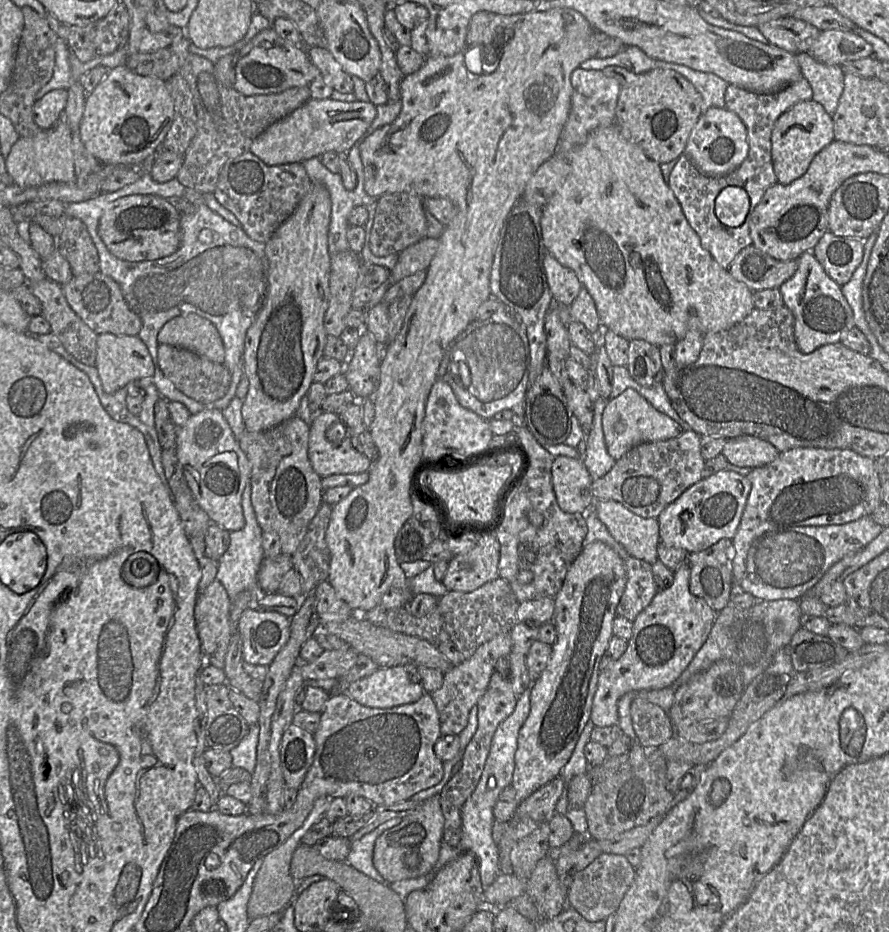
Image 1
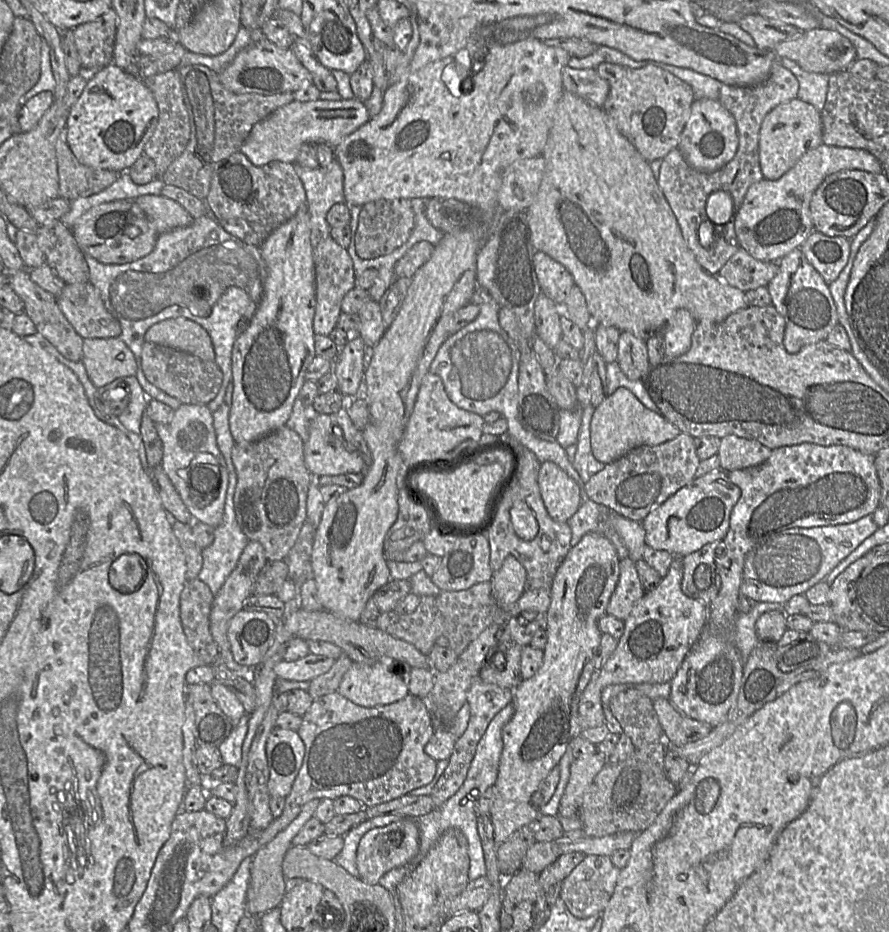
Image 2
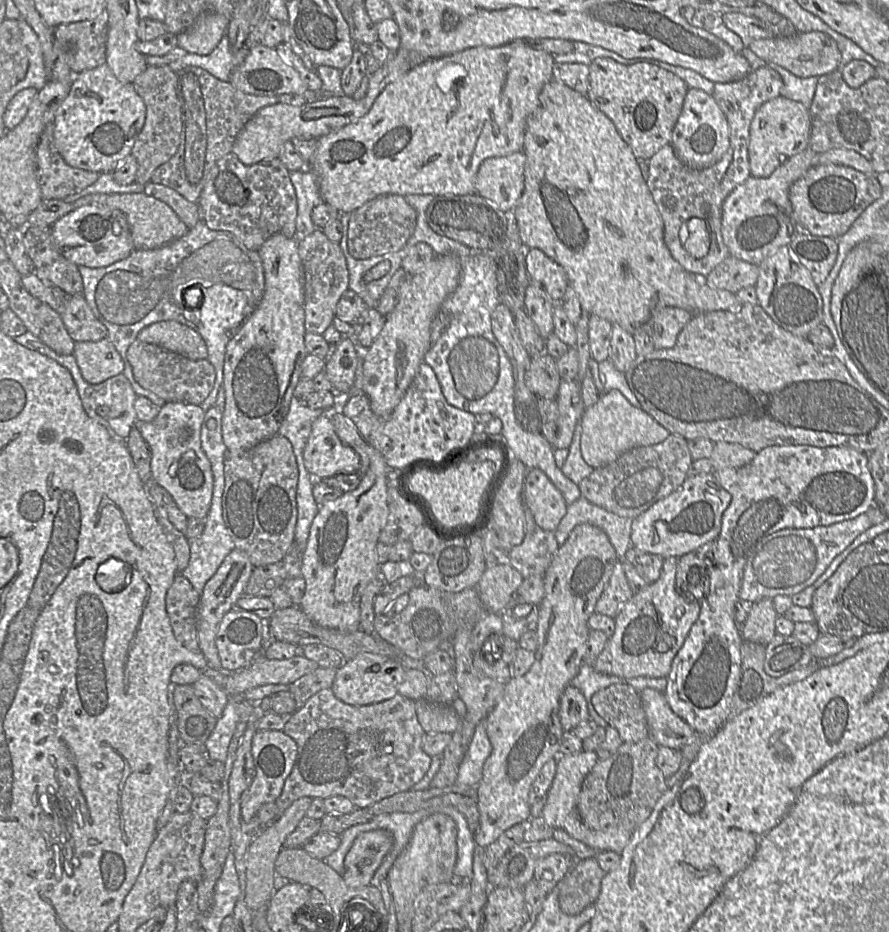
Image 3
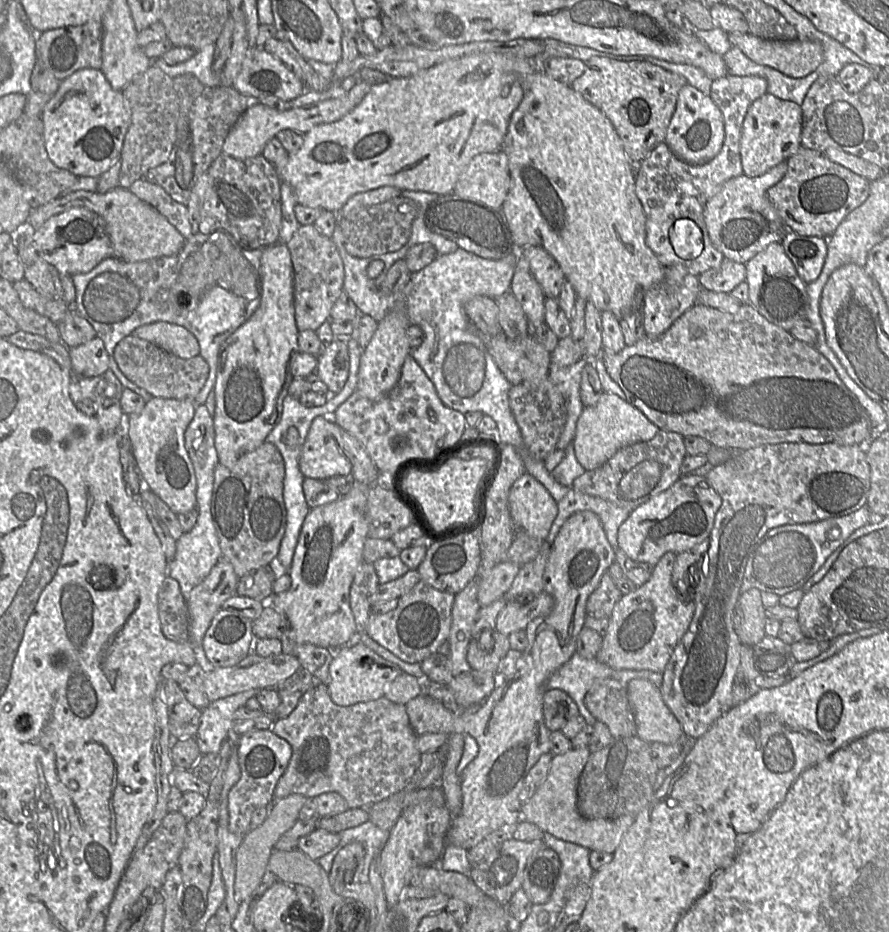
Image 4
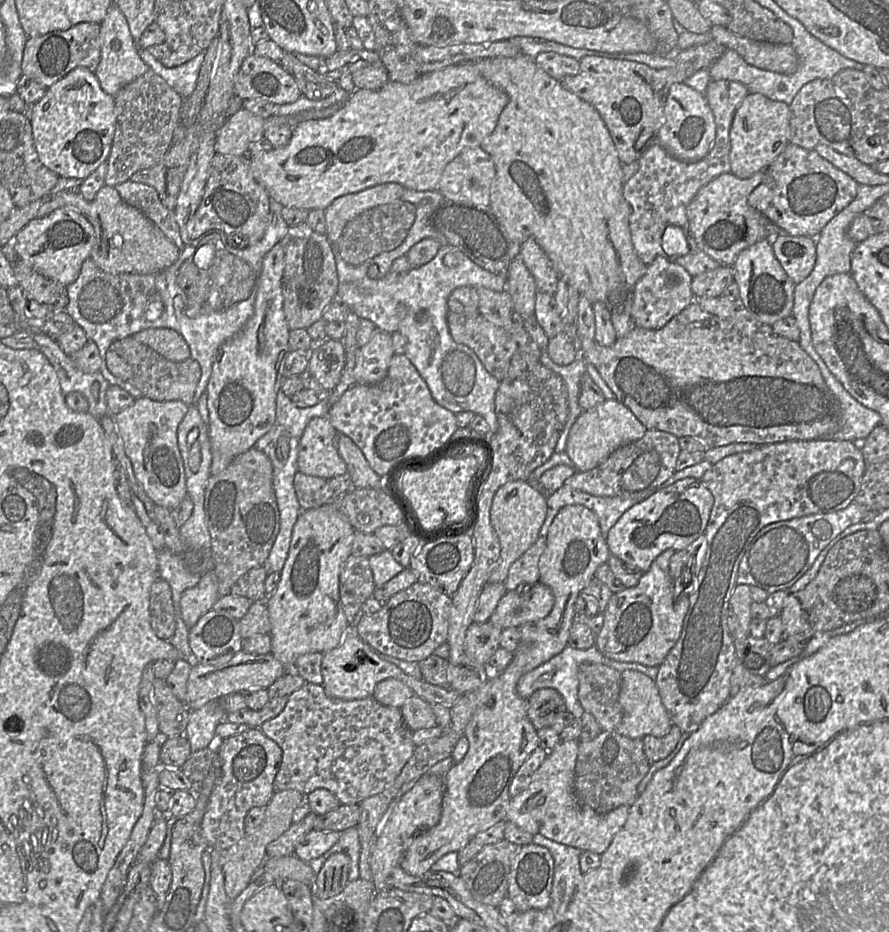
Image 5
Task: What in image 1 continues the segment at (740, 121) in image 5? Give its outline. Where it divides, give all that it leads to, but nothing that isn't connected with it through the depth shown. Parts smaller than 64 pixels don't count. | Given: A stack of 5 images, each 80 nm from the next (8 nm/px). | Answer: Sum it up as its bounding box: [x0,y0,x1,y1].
[771,101,834,184]

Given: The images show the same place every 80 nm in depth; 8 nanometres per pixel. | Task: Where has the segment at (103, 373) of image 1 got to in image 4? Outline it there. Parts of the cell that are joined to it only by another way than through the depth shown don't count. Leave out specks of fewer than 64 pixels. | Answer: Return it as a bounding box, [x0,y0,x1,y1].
[69,337,111,377]

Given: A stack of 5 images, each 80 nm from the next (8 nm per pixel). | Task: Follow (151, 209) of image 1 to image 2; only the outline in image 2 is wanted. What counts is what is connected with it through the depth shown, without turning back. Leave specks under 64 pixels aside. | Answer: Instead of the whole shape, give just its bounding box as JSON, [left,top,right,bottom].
[71,200,159,264]

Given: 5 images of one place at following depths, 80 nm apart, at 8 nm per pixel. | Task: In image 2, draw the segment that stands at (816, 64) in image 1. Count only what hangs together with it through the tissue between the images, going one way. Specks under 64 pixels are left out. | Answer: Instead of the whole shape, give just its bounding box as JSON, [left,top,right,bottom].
[779,58,830,110]

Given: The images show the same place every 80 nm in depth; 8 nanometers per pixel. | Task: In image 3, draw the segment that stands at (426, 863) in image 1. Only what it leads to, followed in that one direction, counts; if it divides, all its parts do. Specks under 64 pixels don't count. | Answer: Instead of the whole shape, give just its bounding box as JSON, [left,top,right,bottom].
[343,830,393,888]

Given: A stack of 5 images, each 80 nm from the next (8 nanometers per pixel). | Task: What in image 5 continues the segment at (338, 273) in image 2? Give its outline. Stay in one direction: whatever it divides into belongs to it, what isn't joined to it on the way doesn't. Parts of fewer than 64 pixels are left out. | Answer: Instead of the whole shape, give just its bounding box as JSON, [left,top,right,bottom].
[281,223,338,330]

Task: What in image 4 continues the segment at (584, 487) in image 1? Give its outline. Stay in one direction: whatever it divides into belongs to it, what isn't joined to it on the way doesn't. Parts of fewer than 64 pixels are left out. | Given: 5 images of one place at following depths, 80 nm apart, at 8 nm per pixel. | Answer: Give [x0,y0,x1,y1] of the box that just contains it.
[508,472,558,539]

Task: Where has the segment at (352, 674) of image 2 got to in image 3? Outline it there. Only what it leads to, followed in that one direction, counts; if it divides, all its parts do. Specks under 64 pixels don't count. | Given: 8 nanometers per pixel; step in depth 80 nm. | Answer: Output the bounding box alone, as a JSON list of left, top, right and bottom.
[331,653,406,706]

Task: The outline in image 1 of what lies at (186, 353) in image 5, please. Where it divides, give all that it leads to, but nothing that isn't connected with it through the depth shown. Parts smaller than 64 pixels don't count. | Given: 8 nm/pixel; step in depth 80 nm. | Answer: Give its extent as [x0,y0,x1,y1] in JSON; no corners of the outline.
[157,313,225,364]

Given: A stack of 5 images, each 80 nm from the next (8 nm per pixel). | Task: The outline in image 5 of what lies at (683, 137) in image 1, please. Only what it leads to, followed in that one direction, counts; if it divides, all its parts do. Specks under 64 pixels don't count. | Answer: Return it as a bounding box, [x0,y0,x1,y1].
[560,37,726,164]

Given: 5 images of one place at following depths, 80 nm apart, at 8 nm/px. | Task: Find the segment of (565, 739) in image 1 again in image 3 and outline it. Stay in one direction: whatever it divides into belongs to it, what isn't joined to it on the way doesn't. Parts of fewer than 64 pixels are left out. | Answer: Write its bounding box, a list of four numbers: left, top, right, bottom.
[474,523,617,847]

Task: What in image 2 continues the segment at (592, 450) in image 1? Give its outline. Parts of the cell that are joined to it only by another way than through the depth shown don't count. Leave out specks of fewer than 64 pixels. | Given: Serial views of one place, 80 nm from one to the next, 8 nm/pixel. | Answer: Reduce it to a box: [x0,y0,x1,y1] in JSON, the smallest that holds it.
[571,404,606,483]

